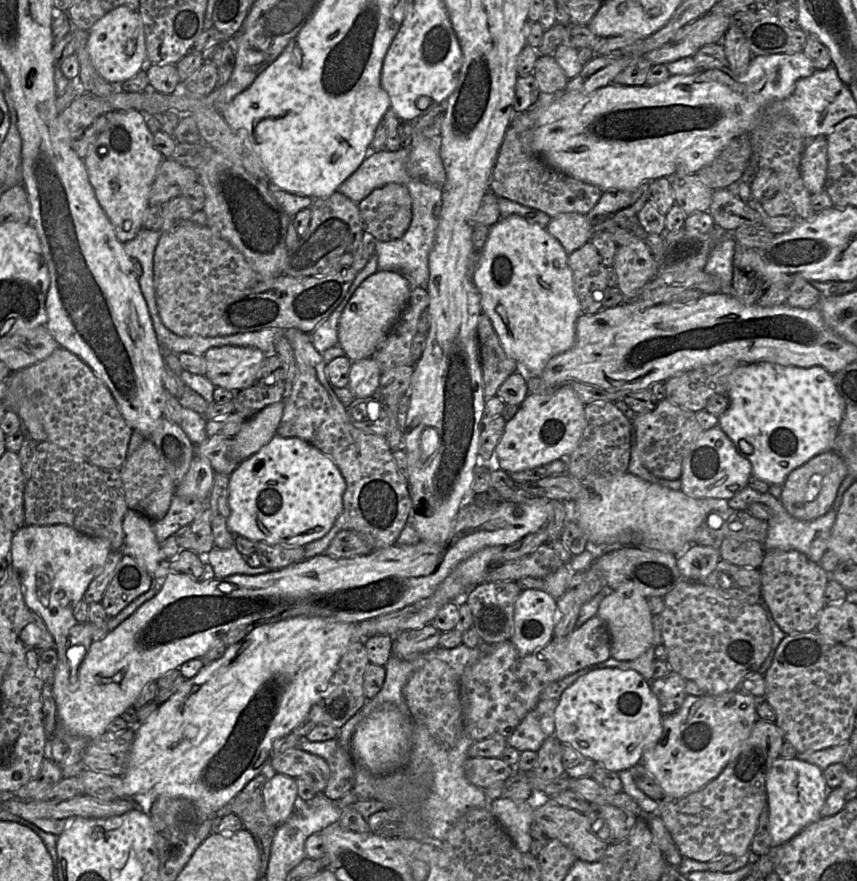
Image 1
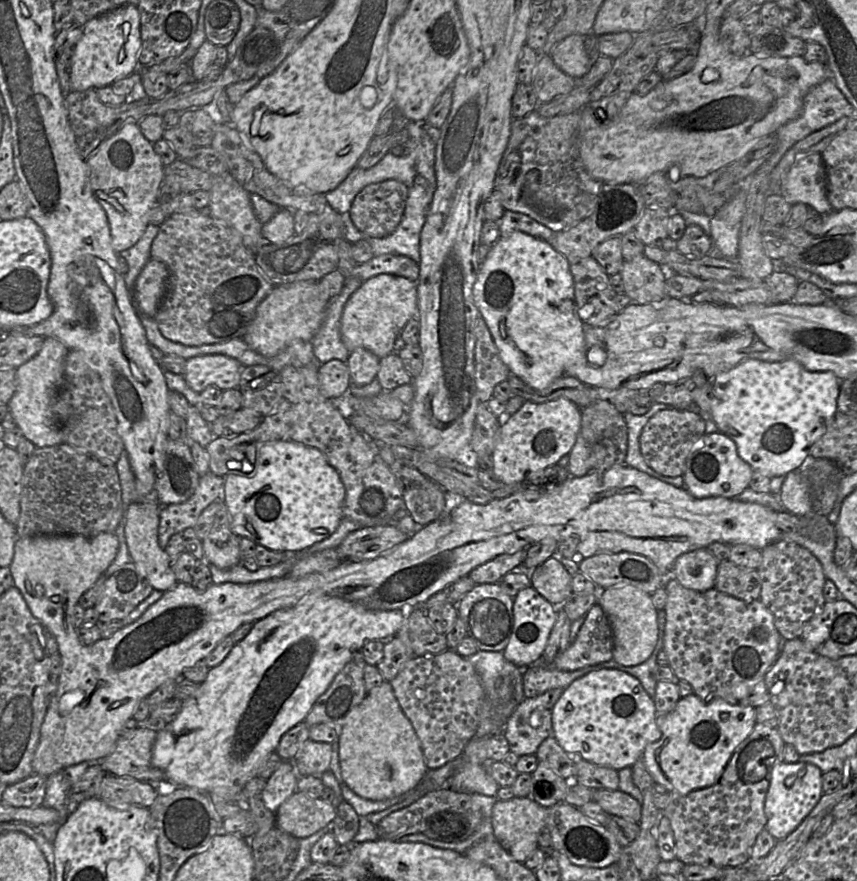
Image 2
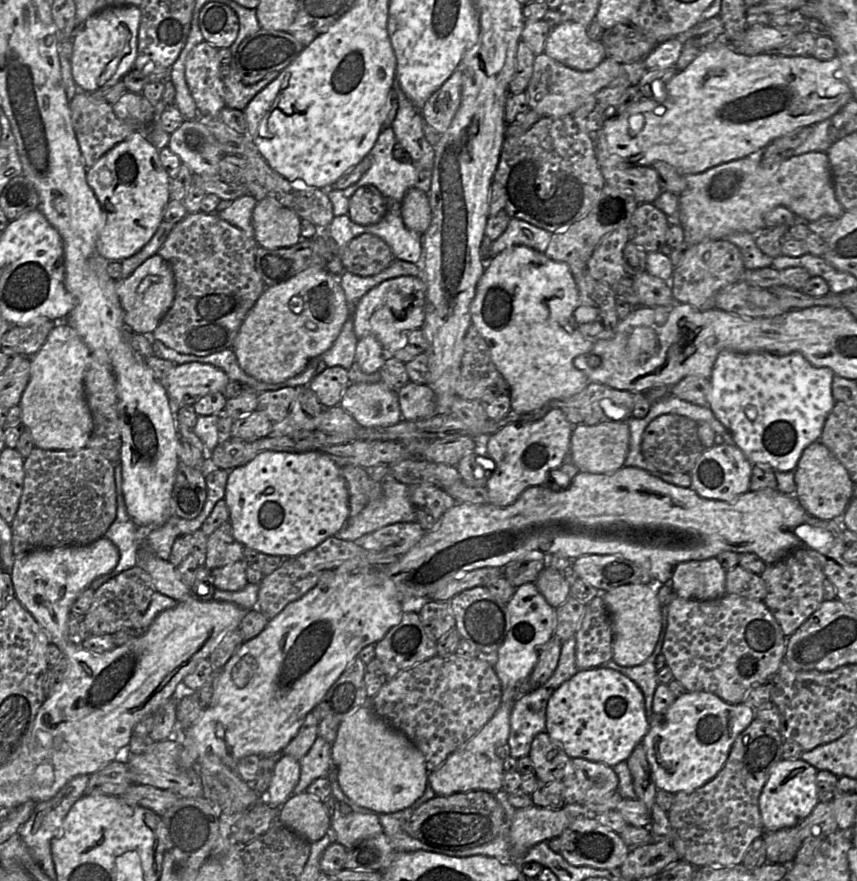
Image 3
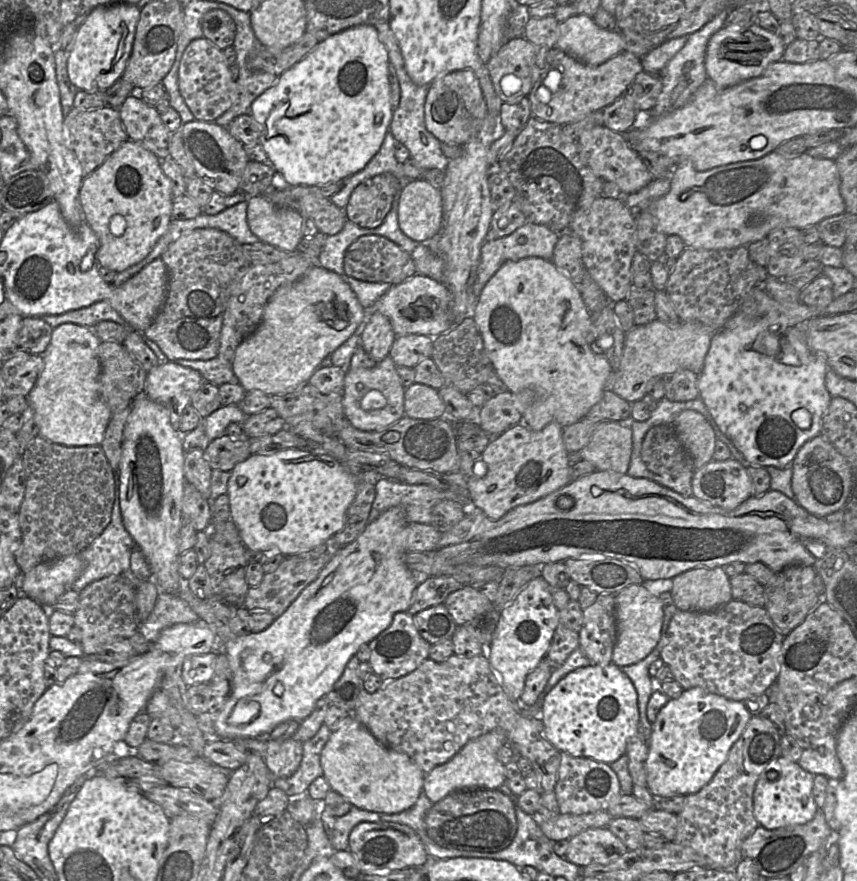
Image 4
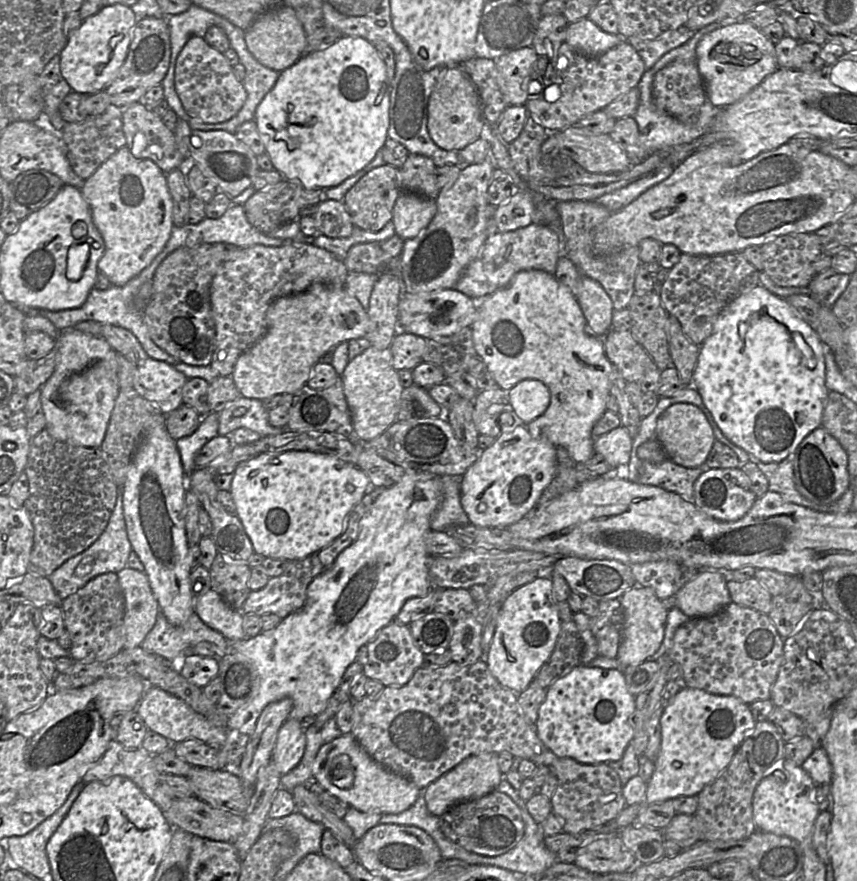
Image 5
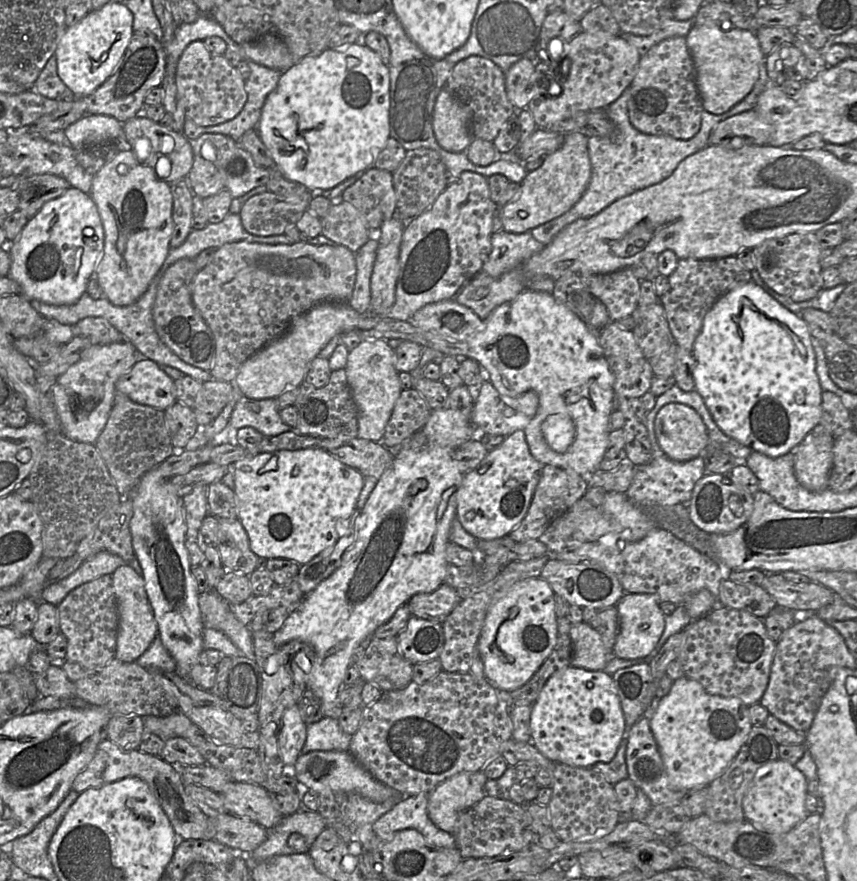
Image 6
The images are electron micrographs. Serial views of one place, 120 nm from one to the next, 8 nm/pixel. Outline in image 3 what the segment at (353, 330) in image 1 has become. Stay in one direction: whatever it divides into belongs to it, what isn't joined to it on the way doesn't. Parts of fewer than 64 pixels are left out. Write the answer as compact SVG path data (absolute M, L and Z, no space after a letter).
M418 276L388 279L369 290L351 313L354 333L359 339L375 336L387 354L393 355L401 347L406 334L421 329L425 321L426 285Z

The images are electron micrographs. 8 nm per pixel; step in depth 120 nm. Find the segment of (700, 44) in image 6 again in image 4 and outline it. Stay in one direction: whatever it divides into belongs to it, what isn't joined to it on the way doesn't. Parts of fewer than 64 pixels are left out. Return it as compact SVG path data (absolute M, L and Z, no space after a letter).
M725 25L709 39L704 66L707 78L720 88L728 88L751 78L759 77L769 64L783 58L786 46L781 38L760 26Z

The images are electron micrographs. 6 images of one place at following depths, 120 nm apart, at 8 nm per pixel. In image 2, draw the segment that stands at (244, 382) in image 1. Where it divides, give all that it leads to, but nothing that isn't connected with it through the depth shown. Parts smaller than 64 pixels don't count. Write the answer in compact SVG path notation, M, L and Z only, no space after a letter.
M207 355L186 360L184 379L197 393L208 388L222 391L238 389L240 376L245 366L224 355Z

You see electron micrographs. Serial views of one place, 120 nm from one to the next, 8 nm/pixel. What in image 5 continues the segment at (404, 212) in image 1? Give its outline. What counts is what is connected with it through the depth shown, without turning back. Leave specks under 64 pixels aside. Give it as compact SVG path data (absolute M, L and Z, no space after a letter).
M384 164L369 171L351 187L345 194L343 203L355 227L368 231L379 231L392 220L393 208L400 192L398 168Z

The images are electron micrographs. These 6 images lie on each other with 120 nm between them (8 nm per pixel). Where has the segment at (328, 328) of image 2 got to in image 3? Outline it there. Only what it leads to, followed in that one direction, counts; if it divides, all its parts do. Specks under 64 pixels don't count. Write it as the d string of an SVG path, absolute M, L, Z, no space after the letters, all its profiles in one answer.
M350 316L333 345L321 354L321 357L328 367L339 365L349 372L355 361L357 343L358 338L354 333L353 319Z

